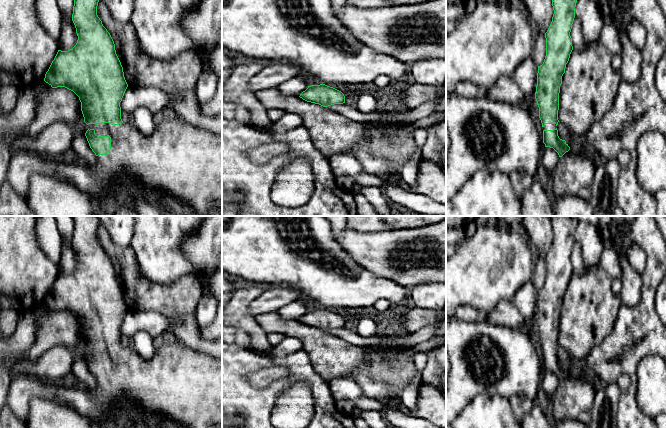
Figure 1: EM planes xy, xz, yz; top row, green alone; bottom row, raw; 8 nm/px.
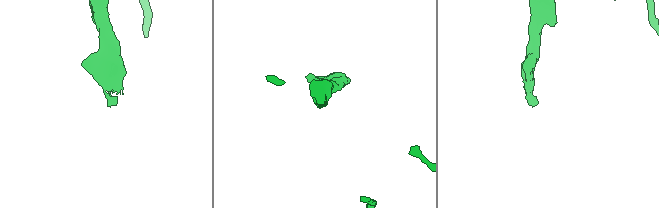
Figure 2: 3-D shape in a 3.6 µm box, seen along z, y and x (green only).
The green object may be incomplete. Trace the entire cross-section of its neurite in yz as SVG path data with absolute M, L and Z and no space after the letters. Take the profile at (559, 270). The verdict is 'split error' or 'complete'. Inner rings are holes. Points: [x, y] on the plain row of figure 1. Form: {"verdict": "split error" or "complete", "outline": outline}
{"verdict": "split error", "outline": "M551 216L554 238L552 246L545 257L546 280L542 289L538 290L537 310L535 323L539 331L539 342L543 351L543 367L545 371L553 372L559 379L558 387L551 396L553 414L556 421L565 418L578 420L589 425L593 418L593 406L596 390L590 382L590 378L570 373L565 364L558 360L558 334L559 317L562 308L562 300L565 297L566 288L573 274L570 256L575 242L577 222L567 216Z"}

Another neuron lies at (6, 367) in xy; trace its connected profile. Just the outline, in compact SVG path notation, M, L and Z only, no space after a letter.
M28 354L17 360L0 362L0 409L6 404L6 397L13 378L11 371L15 365L24 361L29 361Z

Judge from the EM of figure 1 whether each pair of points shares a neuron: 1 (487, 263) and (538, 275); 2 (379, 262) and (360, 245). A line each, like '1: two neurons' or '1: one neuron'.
1: two neurons
2: one neuron

